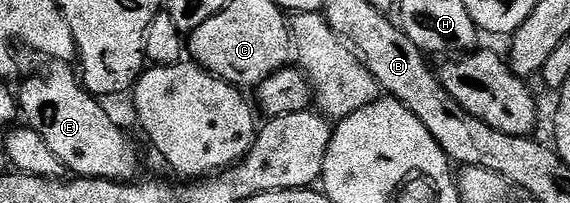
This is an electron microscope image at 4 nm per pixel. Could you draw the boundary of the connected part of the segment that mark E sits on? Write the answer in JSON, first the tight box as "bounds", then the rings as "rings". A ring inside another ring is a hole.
{"bounds":[16,62,138,182],"rings":[[[54,62],[49,65],[51,68],[47,72],[42,72],[39,76],[30,76],[26,80],[26,85],[22,88],[22,93],[17,93],[16,99],[20,105],[21,115],[26,116],[25,123],[44,142],[48,142],[48,150],[60,158],[62,165],[67,168],[75,177],[89,178],[92,180],[120,180],[130,182],[135,179],[138,172],[138,148],[118,129],[118,124],[106,113],[106,108],[101,99],[91,96],[86,91],[81,79],[70,69],[71,65],[66,62]]]}

